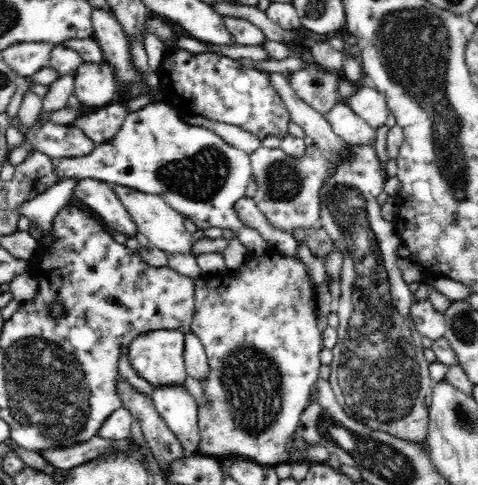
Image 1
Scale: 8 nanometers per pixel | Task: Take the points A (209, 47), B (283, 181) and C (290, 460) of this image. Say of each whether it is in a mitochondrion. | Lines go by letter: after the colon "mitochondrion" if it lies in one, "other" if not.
A: other
B: mitochondrion
C: other

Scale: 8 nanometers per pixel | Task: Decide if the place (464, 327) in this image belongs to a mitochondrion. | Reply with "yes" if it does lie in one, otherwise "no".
yes

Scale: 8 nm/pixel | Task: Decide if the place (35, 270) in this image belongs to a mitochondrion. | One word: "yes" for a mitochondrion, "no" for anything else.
no

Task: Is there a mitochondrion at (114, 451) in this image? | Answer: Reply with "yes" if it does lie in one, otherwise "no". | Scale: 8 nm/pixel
no

